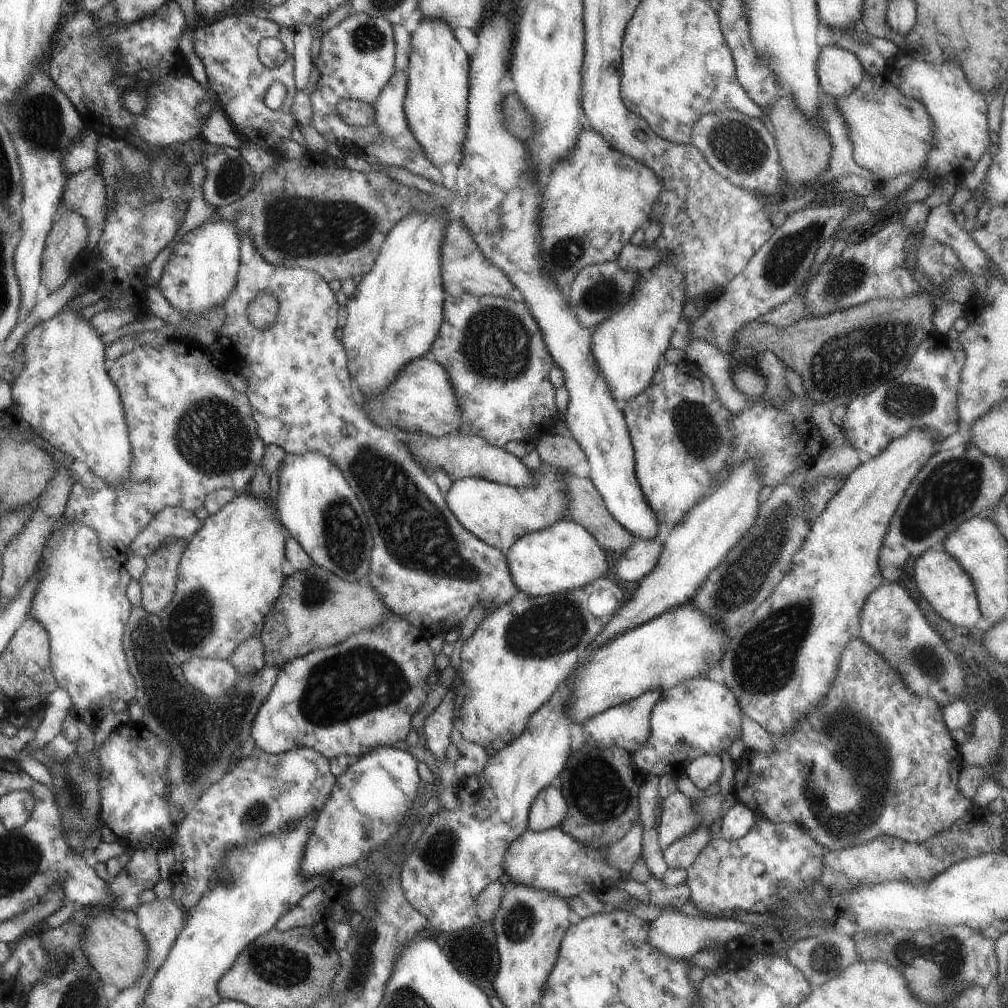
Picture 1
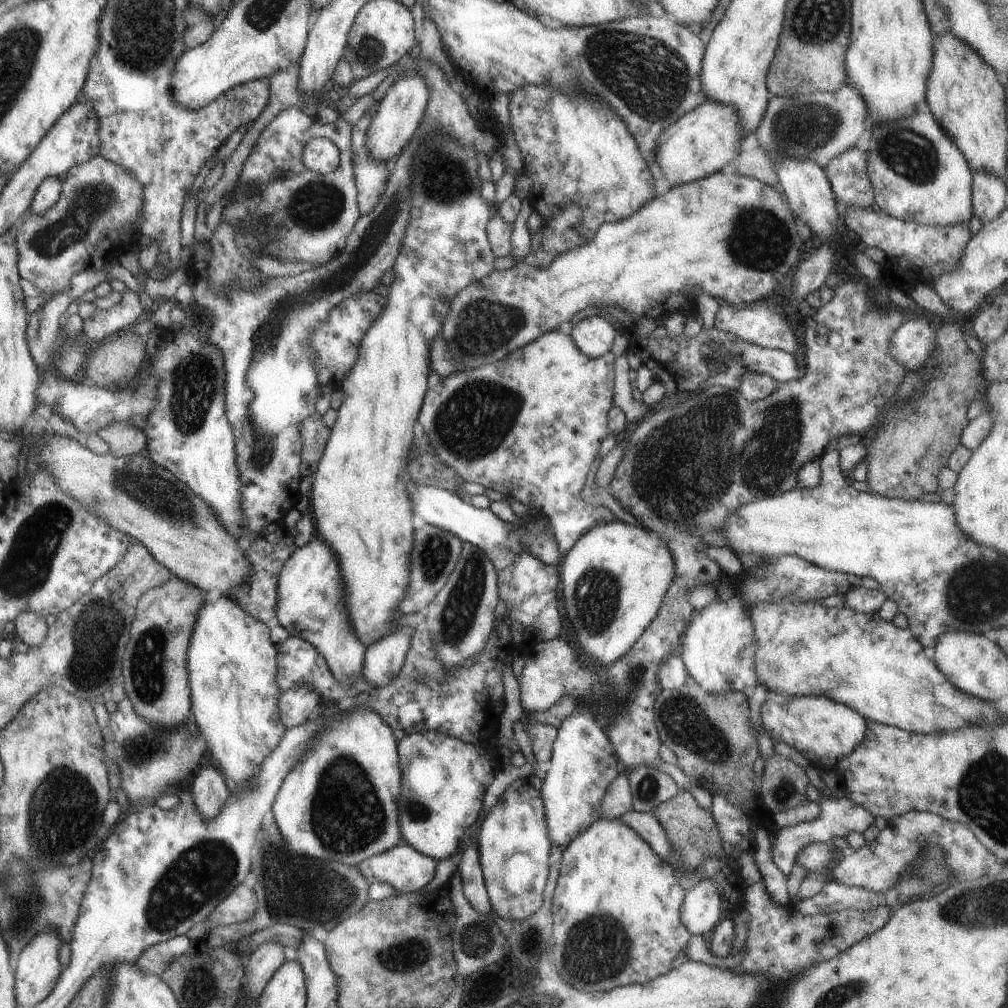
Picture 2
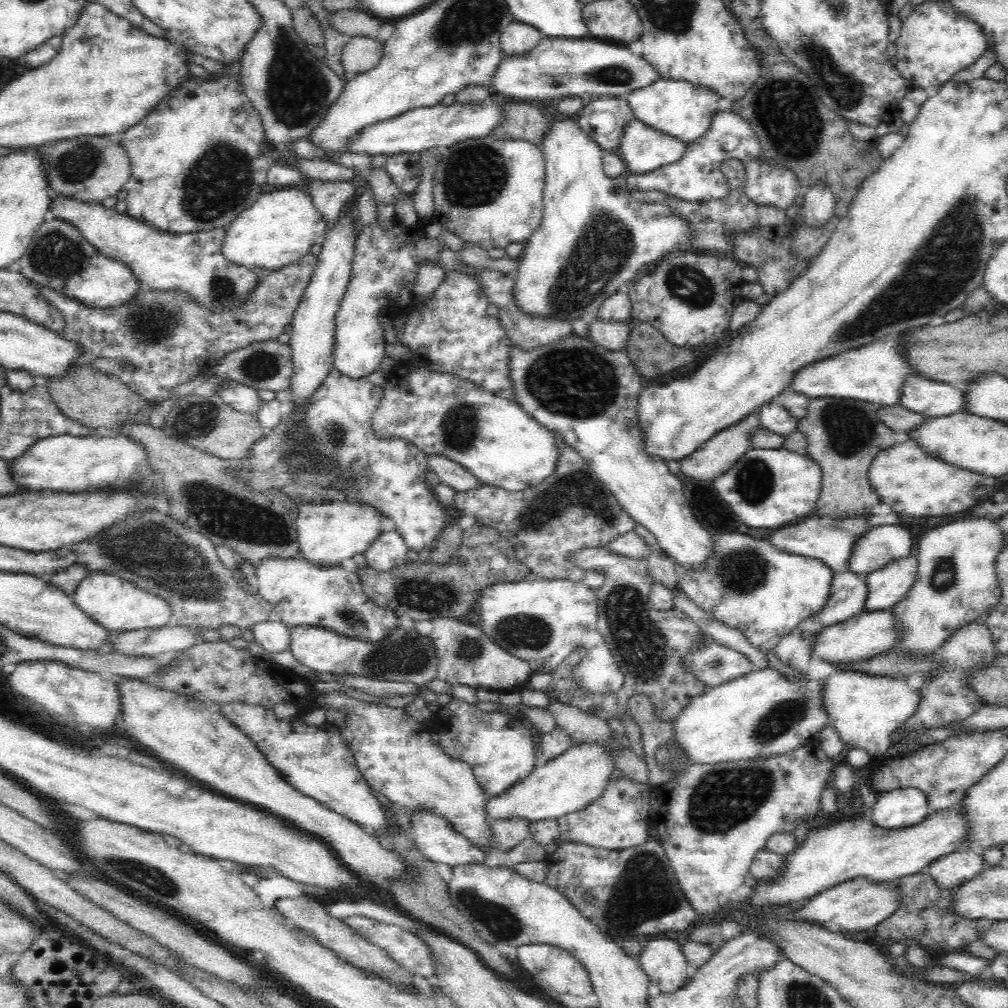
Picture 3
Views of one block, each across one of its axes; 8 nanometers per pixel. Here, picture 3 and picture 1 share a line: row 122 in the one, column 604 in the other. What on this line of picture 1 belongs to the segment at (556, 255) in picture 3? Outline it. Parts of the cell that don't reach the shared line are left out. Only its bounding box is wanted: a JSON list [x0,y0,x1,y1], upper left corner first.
[505,519,611,597]

